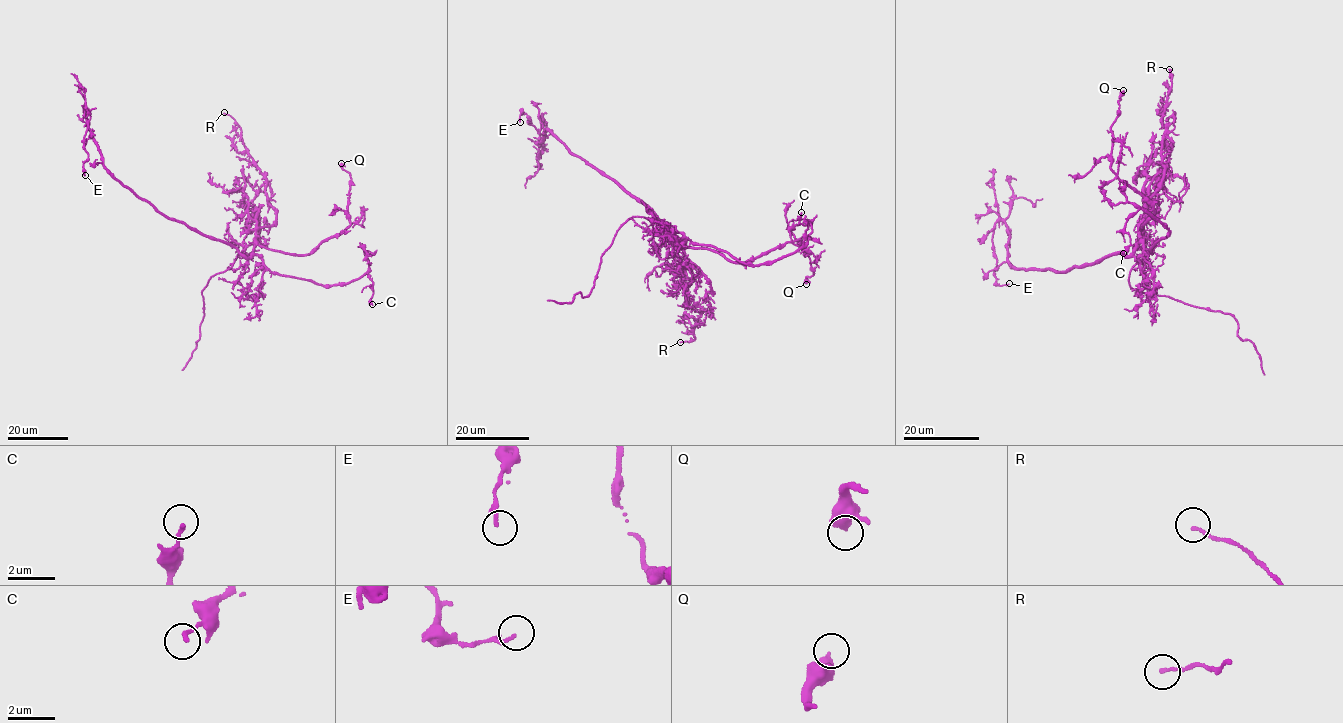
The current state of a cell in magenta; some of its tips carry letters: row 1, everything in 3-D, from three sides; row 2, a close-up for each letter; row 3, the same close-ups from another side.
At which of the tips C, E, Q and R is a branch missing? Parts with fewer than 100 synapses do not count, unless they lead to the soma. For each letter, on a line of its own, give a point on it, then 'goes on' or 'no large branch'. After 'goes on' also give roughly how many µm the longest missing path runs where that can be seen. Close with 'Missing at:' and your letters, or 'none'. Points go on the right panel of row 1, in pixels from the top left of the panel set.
C: (1123, 253) | no large branch
E: (1009, 283) | no large branch
Q: (1123, 90) | no large branch
R: (1169, 69) | no large branch
Missing at: none

